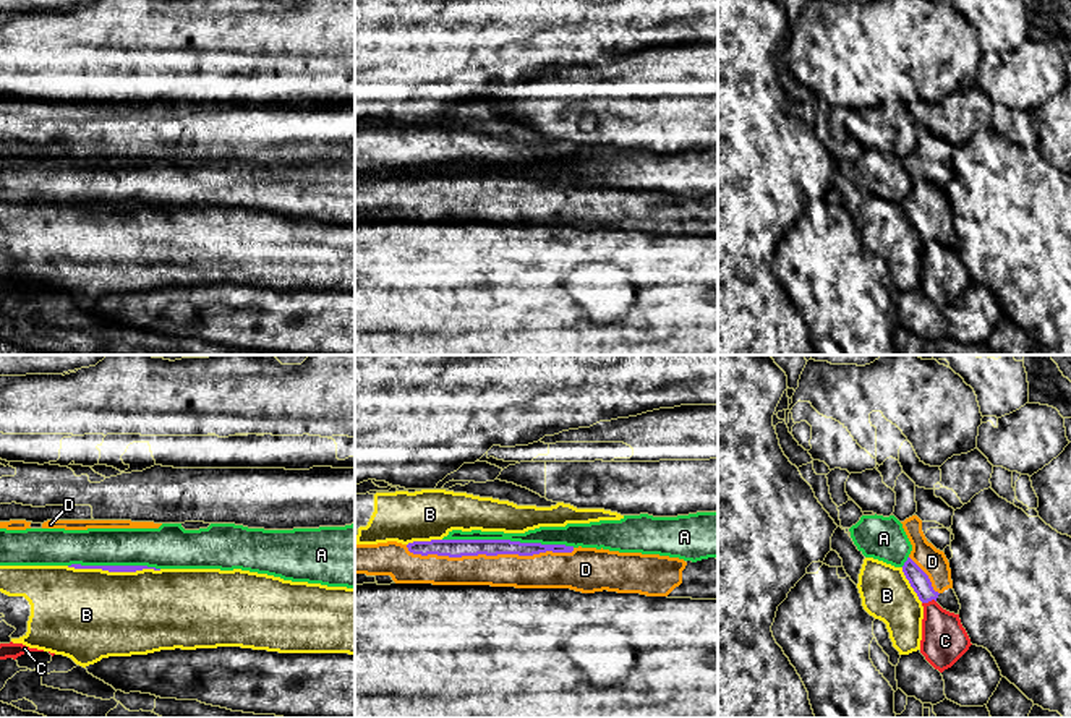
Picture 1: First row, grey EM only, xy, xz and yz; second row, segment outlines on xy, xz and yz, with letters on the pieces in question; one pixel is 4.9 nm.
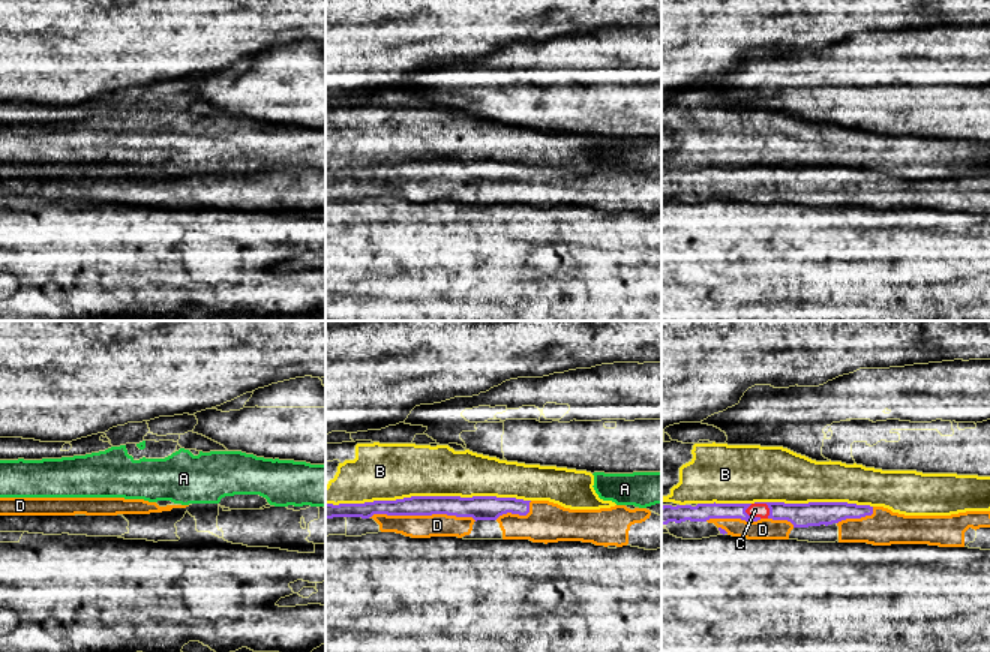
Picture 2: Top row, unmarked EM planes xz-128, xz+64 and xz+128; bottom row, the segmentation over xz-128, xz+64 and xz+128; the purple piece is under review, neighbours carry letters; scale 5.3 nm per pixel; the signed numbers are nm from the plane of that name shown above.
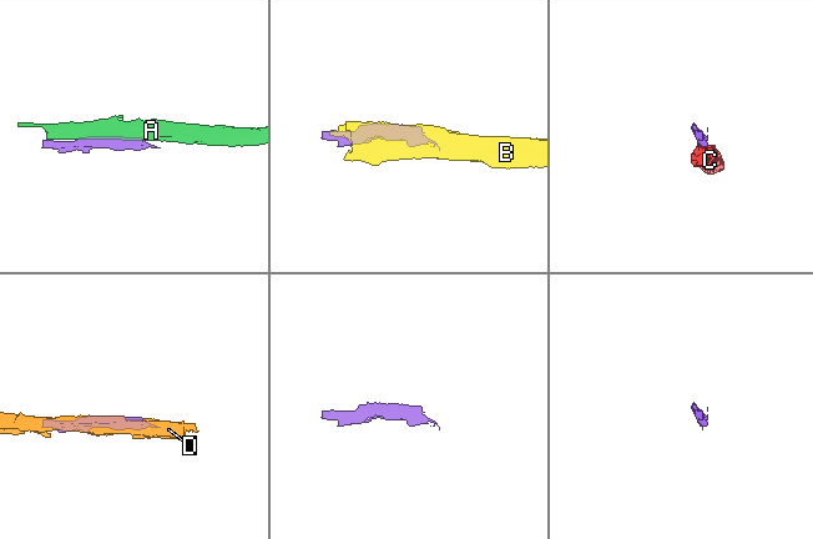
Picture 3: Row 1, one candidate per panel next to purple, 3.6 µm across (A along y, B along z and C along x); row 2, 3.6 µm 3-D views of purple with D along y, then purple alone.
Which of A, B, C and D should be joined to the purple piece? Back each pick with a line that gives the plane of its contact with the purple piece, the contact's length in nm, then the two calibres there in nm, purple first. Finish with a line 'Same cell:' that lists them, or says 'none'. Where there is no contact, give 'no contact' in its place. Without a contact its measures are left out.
D: contact in xz; length 850 nm; calibres 100 and 170 nm
Same cell: D

